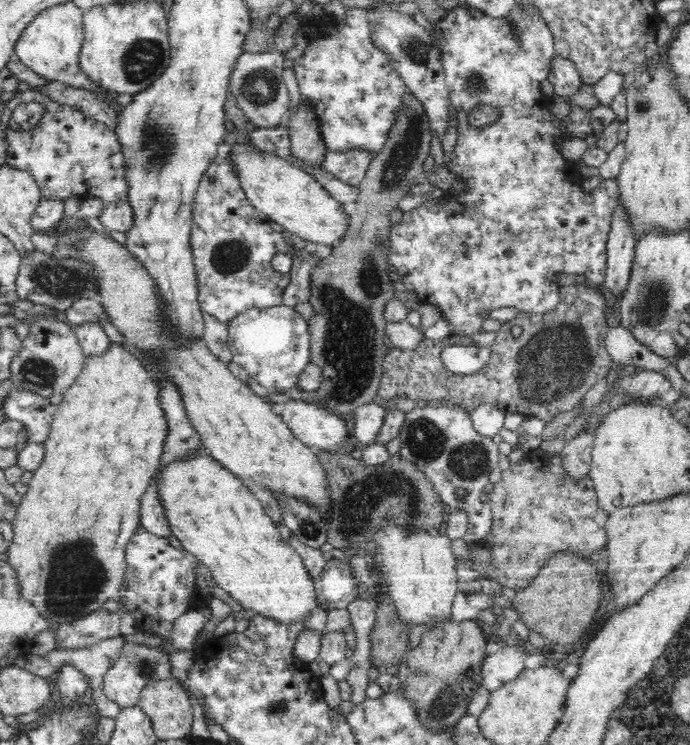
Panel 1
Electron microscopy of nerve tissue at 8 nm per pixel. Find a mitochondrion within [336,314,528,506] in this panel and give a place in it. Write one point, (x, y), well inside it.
(425, 440)

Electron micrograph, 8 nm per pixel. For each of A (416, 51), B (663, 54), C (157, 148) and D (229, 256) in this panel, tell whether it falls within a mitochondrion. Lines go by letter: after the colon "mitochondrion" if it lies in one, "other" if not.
A: mitochondrion
B: other
C: mitochondrion
D: mitochondrion

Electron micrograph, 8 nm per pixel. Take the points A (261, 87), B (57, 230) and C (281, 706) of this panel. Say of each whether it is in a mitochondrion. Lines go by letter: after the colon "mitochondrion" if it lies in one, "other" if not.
A: mitochondrion
B: other
C: mitochondrion

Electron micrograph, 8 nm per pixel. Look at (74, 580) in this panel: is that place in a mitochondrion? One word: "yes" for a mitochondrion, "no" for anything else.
yes

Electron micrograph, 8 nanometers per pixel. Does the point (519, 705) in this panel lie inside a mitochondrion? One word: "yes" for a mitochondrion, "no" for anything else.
no

